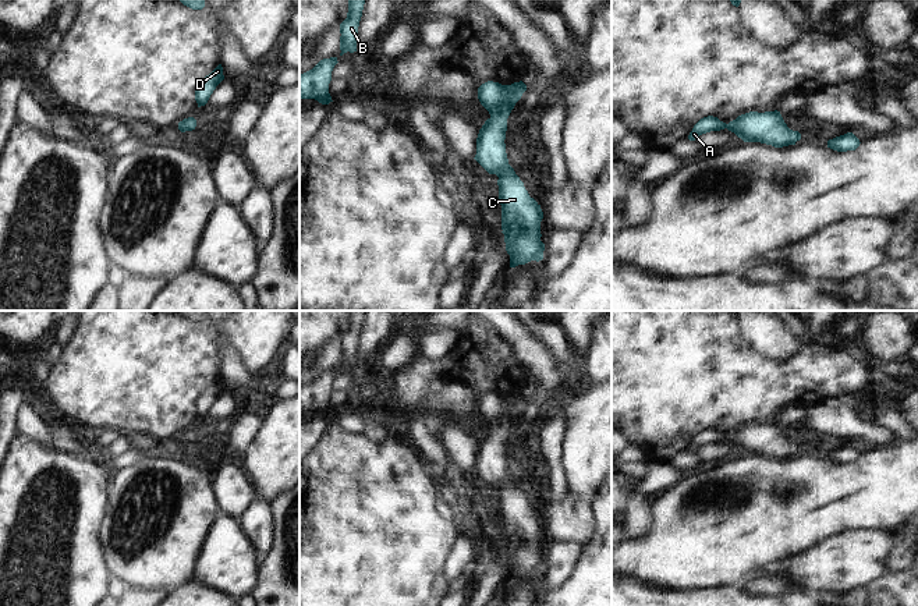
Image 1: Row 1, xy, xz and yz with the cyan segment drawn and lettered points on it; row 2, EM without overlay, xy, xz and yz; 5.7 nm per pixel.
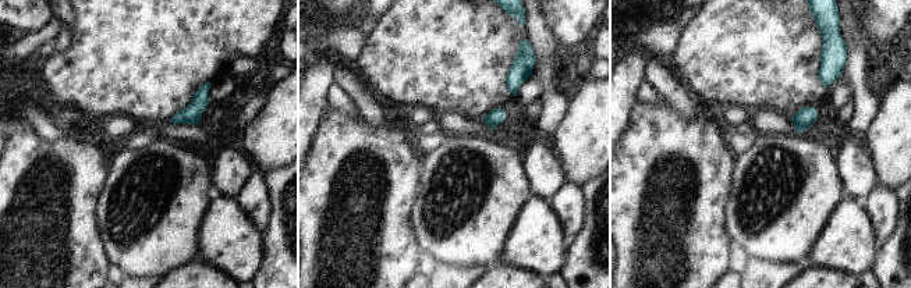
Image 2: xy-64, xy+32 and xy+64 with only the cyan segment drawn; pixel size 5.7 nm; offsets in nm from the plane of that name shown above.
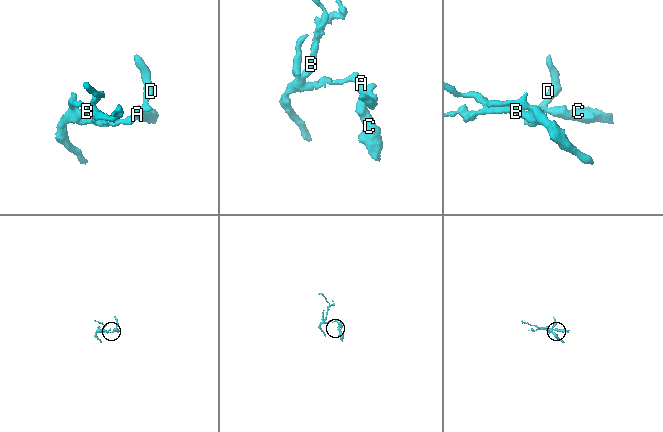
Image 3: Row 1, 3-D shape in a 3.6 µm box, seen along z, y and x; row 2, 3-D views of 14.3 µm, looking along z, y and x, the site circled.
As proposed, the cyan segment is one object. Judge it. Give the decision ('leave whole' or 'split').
leave whole

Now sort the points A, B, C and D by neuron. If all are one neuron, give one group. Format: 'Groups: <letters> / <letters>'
Groups: A B C D

